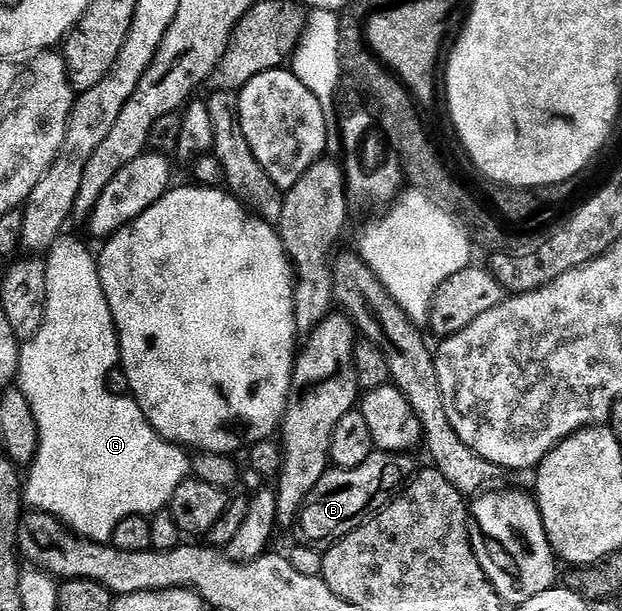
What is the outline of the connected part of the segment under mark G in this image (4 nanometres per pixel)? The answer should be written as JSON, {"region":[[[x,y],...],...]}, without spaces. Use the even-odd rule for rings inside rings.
{"region":[[[61,236],[57,238],[56,243],[49,246],[46,251],[46,261],[48,263],[46,270],[46,292],[48,293],[46,316],[38,336],[34,336],[29,342],[23,343],[20,347],[18,389],[24,393],[26,400],[30,400],[30,408],[34,408],[34,420],[38,420],[38,428],[40,429],[40,447],[26,474],[26,502],[27,505],[28,502],[32,505],[31,509],[33,511],[51,514],[57,521],[64,523],[73,534],[78,534],[81,538],[88,539],[89,542],[108,544],[111,543],[112,533],[118,528],[118,524],[122,524],[122,520],[126,520],[126,516],[131,514],[153,516],[171,503],[174,488],[178,488],[178,484],[182,484],[184,479],[189,477],[190,458],[177,443],[167,442],[156,429],[148,425],[142,408],[135,400],[125,400],[109,392],[106,379],[110,371],[117,369],[120,361],[120,337],[116,335],[116,325],[112,319],[110,304],[104,295],[97,259],[94,254],[88,251],[86,243],[68,237]]]}

